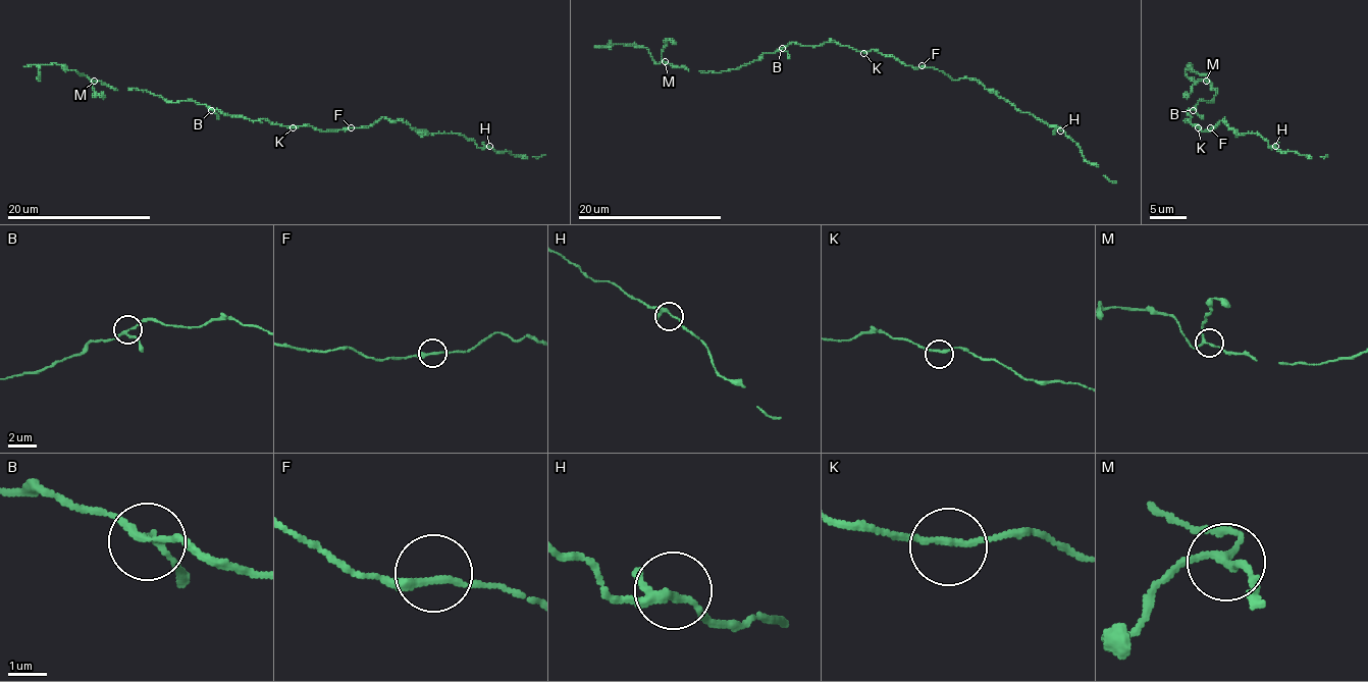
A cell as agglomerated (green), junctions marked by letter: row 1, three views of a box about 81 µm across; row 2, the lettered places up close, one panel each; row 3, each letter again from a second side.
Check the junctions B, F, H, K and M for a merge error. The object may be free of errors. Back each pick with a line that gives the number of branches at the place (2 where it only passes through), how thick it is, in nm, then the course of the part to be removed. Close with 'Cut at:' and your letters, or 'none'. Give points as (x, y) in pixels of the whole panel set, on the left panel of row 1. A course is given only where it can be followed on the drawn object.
Cut at: none

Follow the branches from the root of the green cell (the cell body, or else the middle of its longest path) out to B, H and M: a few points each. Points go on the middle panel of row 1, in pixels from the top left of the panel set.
B: (863, 51), (835, 42), (819, 46), (791, 42), (782, 48)
H: (863, 51), (876, 49), (907, 65), (934, 67), (954, 80), (974, 79), (1022, 112), (1030, 112), (1060, 130)
M: (863, 51), (835, 42), (819, 46), (791, 42), (719, 72), (688, 71), (665, 62)

